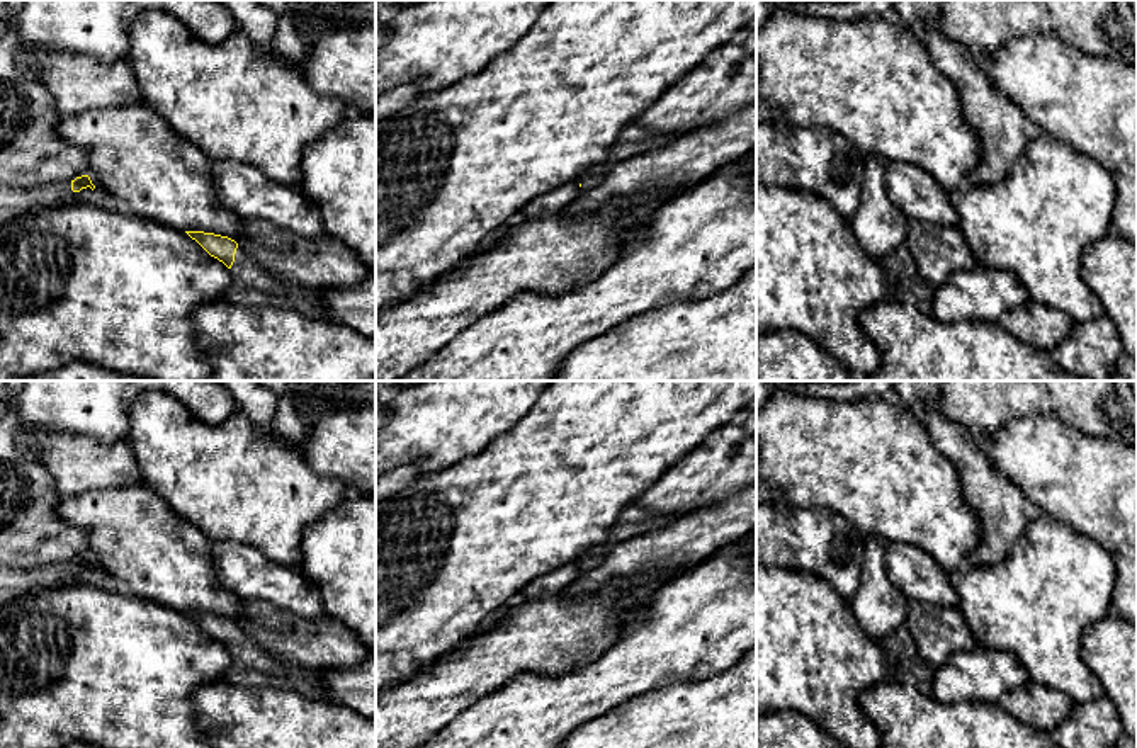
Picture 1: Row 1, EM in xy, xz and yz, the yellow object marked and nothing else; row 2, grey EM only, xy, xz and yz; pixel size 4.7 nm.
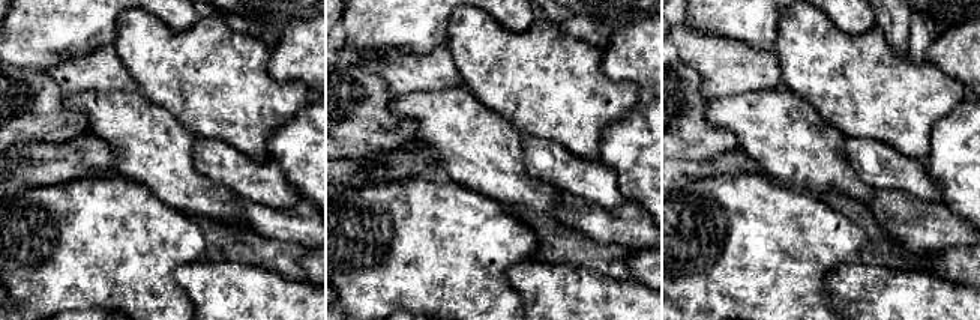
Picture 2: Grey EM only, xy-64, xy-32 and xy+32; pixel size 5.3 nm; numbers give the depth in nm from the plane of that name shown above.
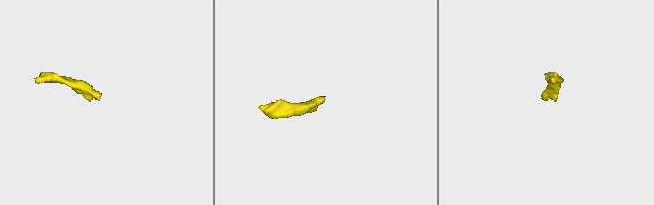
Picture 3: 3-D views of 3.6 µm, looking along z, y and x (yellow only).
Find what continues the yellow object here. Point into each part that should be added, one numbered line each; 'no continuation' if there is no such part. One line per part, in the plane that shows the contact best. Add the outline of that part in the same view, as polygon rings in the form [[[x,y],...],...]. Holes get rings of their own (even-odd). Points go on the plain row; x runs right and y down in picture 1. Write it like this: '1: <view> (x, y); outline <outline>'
1: xy (14, 582); outline [[[71,561],[36,570],[0,566],[0,605],[39,588],[70,583],[71,578]]]
2: xy (252, 665); outline [[[240,627],[229,654],[231,666],[223,677],[226,682],[248,687],[289,688],[311,699],[325,697],[320,670],[279,661]]]

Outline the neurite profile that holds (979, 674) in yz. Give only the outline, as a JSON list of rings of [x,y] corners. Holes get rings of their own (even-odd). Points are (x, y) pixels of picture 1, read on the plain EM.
[[[974,646],[957,651],[935,670],[931,695],[943,704],[960,700],[998,702],[1030,680],[1023,663],[1010,651]]]

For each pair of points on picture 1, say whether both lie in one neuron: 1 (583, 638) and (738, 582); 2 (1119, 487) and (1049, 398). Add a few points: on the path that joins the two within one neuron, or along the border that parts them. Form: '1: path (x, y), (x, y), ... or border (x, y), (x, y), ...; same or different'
1: border (655, 594), (602, 653); different
2: border (1032, 415), (1056, 417), (1085, 434), (1108, 441); different

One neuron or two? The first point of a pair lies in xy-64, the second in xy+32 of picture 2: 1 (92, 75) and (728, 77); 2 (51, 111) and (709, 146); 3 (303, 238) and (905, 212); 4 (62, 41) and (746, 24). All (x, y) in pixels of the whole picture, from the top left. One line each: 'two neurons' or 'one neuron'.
1: one neuron
2: one neuron
3: one neuron
4: one neuron

